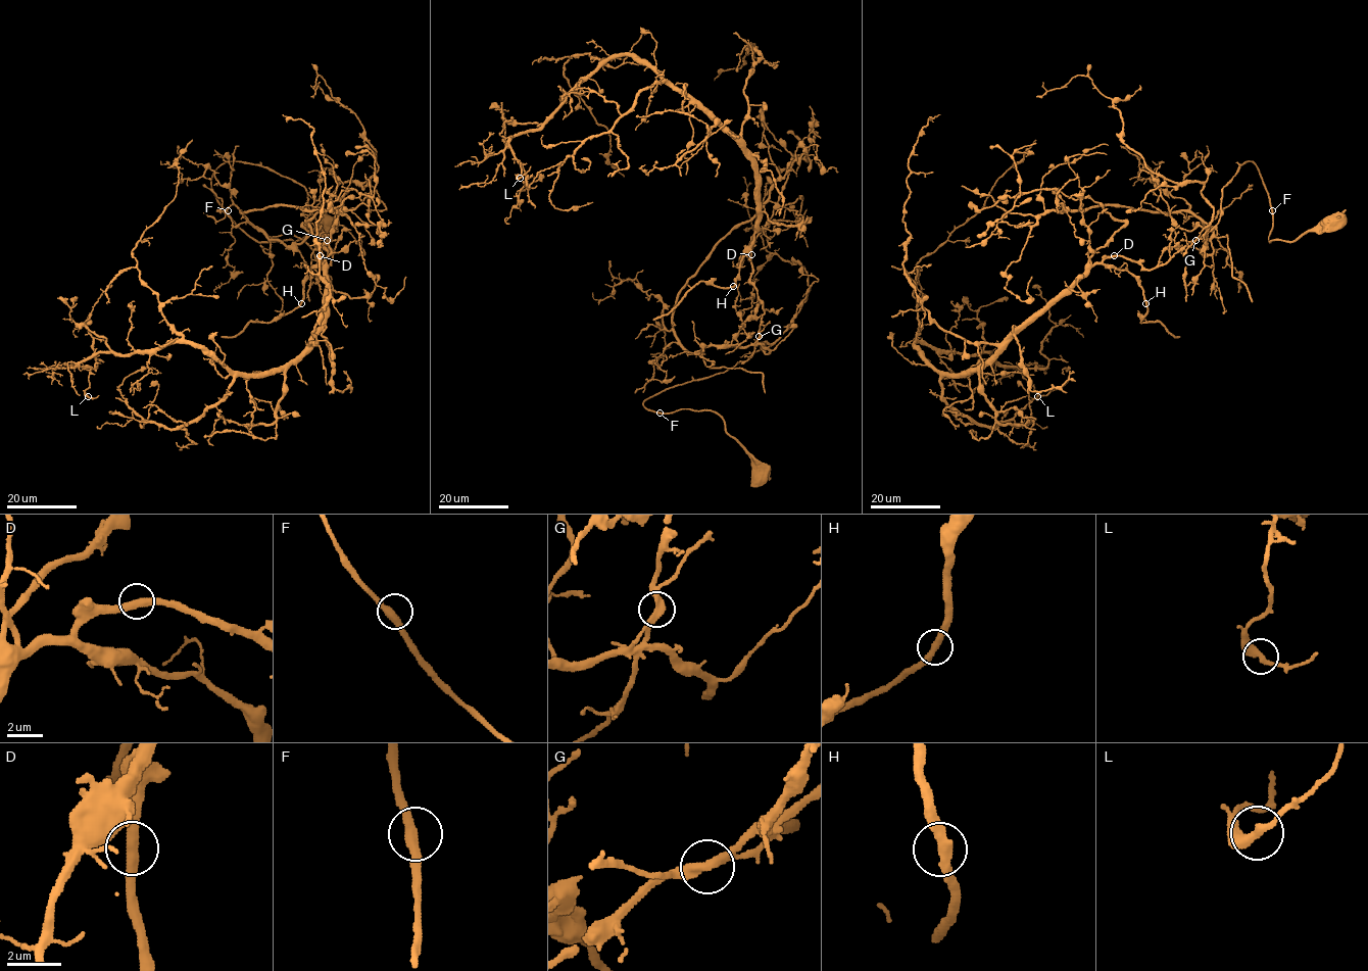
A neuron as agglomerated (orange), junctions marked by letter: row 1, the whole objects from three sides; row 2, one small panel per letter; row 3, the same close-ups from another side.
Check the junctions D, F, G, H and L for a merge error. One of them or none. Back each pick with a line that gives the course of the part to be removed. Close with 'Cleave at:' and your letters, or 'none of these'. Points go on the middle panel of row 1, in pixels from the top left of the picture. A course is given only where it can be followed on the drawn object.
G: Course of the part to remove: (759, 336), (689, 352), (672, 328), (679, 290), (767, 200), (799, 146), (817, 145), (823, 167), (837, 173)
Cleave at: G

